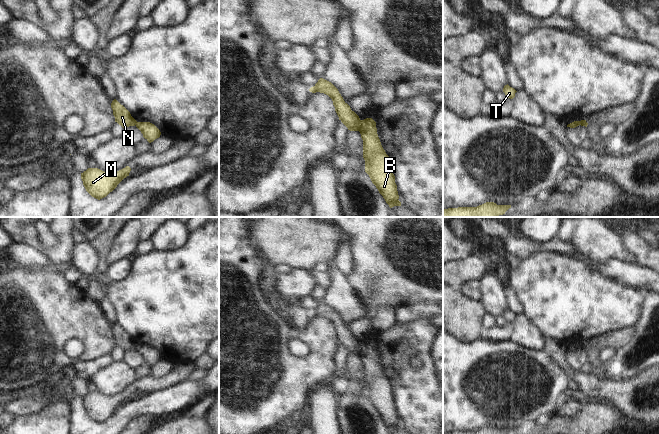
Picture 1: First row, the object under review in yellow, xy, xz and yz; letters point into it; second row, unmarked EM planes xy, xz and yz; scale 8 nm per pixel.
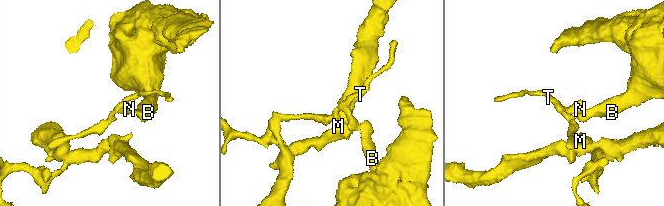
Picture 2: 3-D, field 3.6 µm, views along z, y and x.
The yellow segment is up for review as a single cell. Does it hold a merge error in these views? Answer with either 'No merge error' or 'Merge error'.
Merge error.

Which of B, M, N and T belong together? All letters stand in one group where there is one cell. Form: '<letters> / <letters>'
B / M N T

